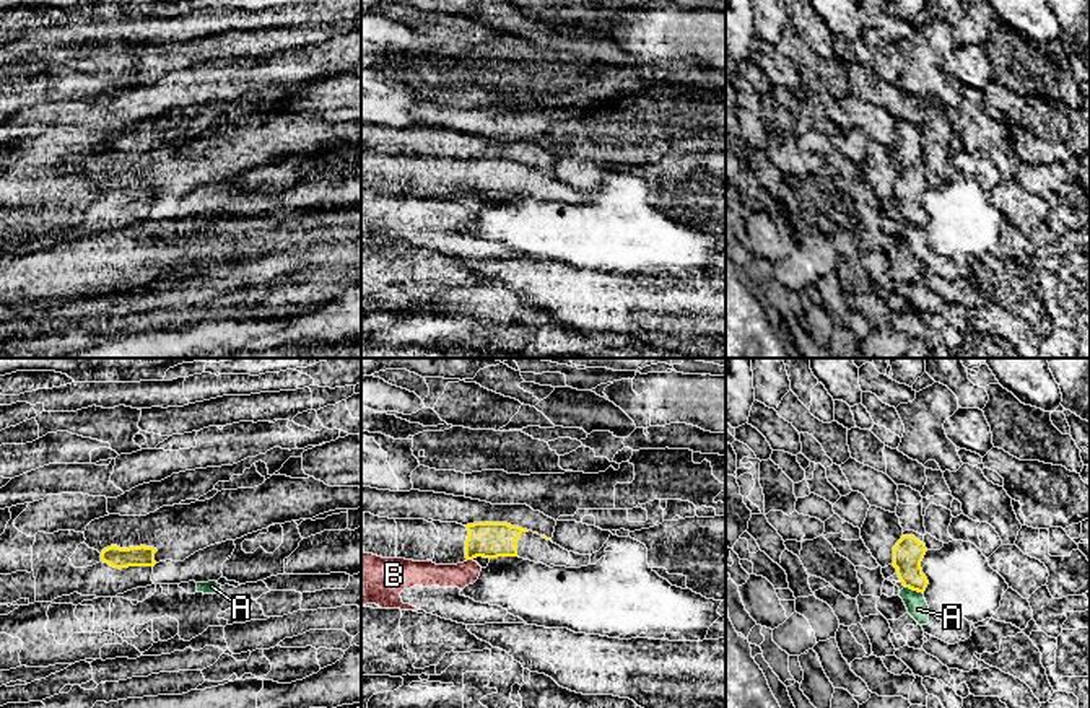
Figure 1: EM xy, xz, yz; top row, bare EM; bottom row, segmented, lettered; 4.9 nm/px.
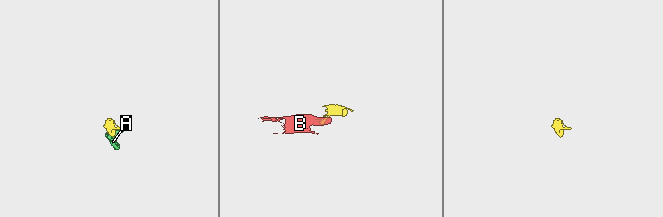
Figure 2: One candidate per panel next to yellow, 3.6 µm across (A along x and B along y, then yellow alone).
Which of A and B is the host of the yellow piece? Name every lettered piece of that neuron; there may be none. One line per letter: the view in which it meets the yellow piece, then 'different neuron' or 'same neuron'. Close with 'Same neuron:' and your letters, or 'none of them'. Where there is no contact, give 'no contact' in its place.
A: yz | different neuron
B: xz | different neuron
Same neuron: none of them

